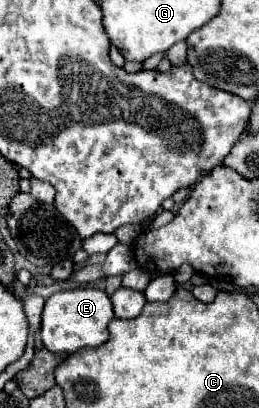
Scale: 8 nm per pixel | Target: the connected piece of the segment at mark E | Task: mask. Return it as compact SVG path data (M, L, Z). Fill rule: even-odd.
M82 286L74 290L60 290L52 294L42 310L42 324L40 334L42 342L50 352L72 354L82 348L100 346L108 340L108 322L114 318L110 296L92 286Z

